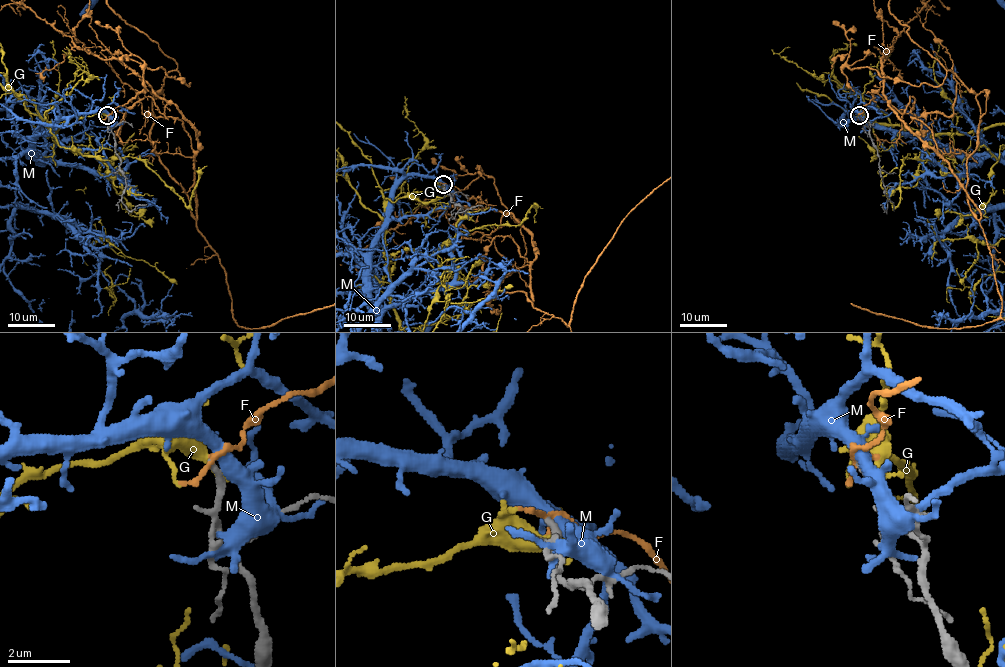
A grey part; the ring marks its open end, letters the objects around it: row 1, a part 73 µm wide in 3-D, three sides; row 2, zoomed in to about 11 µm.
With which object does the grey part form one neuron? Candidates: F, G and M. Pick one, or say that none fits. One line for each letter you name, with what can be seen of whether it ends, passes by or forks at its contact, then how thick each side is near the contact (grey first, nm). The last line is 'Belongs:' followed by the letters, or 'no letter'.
Belongs: no letter

